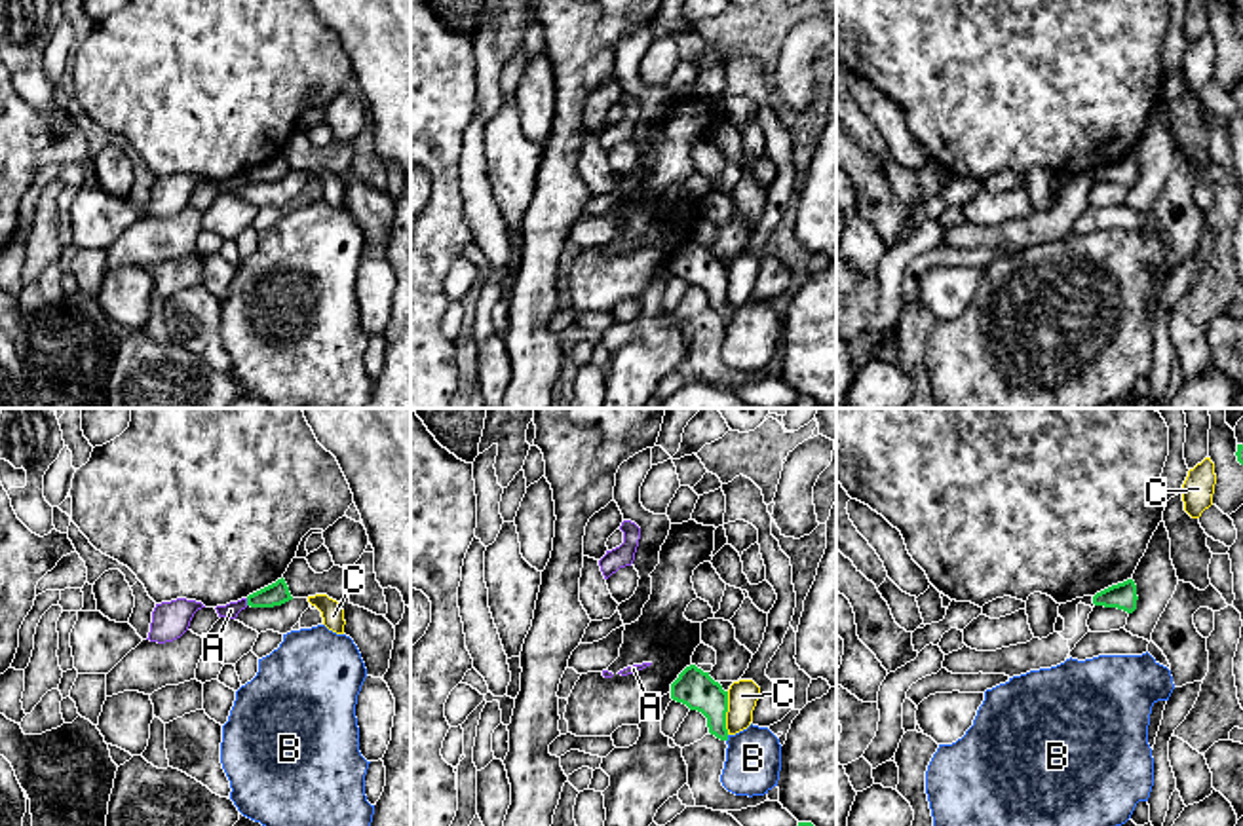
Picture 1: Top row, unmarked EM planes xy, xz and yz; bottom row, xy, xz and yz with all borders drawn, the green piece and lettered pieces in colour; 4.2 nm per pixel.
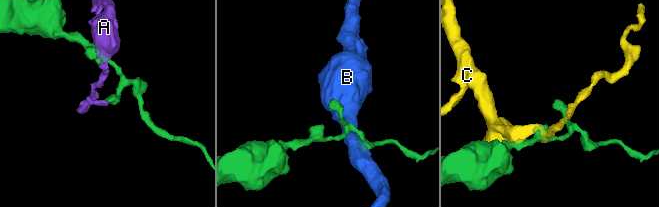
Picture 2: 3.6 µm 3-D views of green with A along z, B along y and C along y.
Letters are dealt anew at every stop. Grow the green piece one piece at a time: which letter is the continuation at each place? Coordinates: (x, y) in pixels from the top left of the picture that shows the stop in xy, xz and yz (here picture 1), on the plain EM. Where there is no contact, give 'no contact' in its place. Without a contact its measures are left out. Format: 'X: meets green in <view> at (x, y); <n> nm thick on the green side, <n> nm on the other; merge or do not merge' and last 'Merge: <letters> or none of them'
A: meets green in xy at (248, 177); 100 nm thick on the green side, 70 nm on the other; do not merge
B: meets green in xz at (726, 314); 160 nm thick on the green side, 240 nm on the other; do not merge
C: meets green in xz at (726, 285); 160 nm thick on the green side, 130 nm on the other; do not merge
Merge: none of them

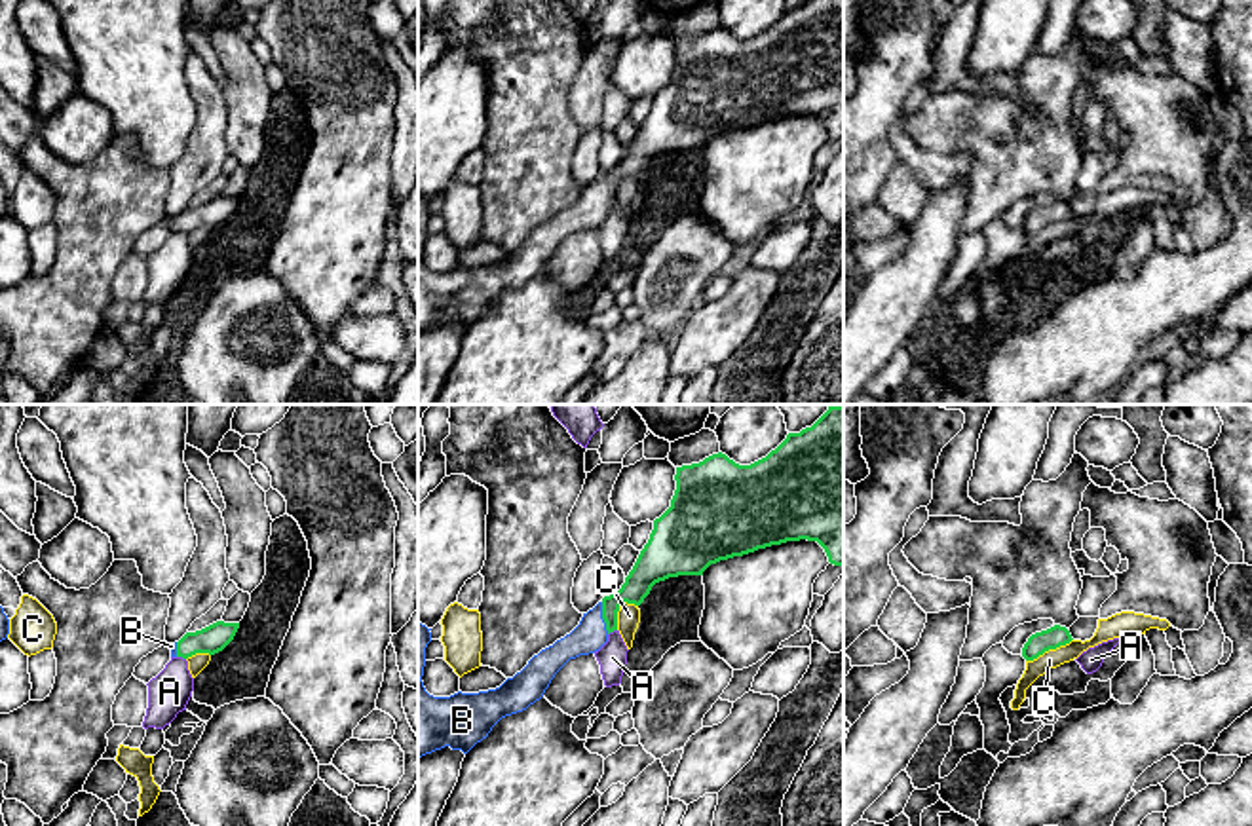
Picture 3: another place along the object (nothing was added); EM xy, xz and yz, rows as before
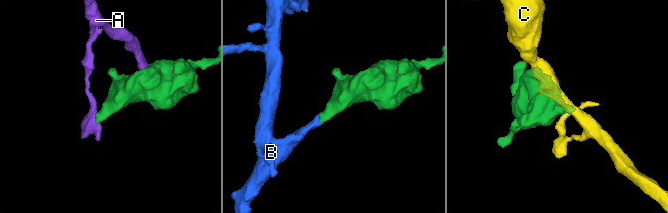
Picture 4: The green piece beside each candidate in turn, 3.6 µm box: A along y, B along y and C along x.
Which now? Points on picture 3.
A: meets green in xy at (181, 230); 120 nm thick on the green side, 180 nm on the other; do not merge
B: meets green in xz at (603, 192); 120 nm thick on the green side, 140 nm on the other; merge
C: meets green in yz at (1049, 223); 90 nm thick on the green side, 80 nm on the other; do not merge
Merge: B

